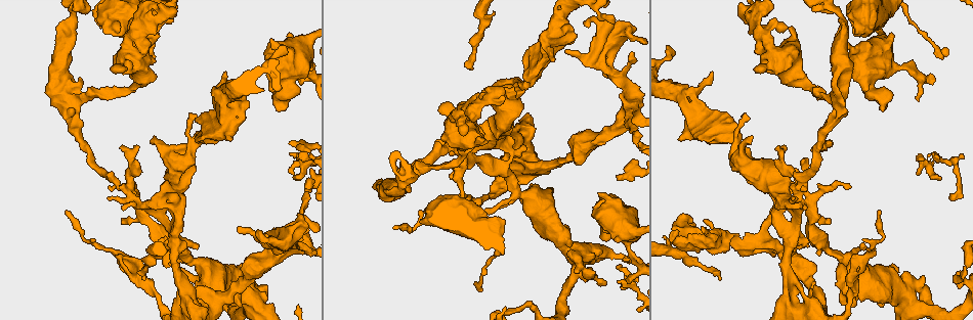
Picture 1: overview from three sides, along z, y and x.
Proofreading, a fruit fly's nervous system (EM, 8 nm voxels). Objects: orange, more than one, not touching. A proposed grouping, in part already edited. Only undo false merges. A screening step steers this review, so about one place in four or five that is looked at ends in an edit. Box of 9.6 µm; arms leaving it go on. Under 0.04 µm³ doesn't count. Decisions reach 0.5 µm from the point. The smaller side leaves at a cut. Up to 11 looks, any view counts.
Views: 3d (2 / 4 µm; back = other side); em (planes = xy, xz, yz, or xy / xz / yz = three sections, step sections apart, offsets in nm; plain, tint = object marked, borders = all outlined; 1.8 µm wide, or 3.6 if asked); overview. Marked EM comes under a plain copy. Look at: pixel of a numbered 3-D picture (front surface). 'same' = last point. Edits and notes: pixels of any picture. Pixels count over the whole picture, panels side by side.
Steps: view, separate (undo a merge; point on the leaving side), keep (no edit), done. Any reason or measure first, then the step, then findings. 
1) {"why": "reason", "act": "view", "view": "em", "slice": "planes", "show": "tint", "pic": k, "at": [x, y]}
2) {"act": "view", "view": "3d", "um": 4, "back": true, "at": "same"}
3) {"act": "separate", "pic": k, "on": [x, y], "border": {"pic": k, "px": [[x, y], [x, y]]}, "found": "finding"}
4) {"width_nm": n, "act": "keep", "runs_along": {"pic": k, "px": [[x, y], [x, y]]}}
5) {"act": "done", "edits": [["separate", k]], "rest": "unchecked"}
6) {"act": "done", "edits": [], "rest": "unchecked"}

{"act": "view", "view": "3d", "um": 2, "pic": 1, "at": [630, 109]}

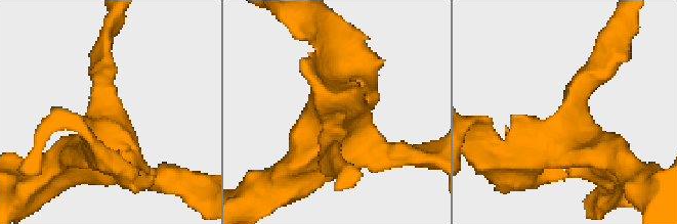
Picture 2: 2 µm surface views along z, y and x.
{"why": "now the EM", "act": "view", "view": "em", "slice": "yz", "step": 8, "show": "tint", "pic": 2, "at": [569, 131]}

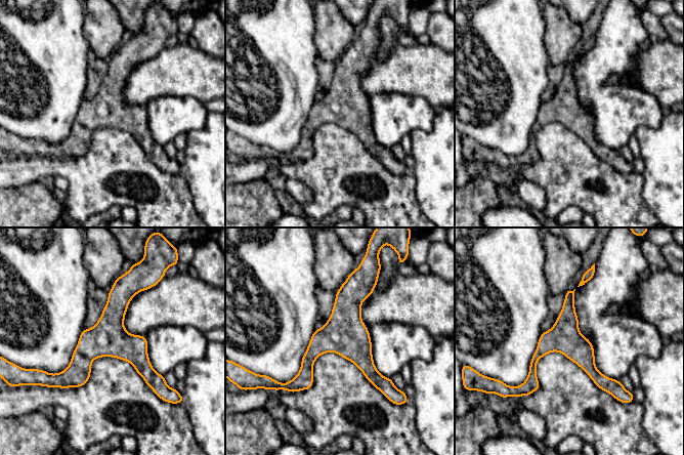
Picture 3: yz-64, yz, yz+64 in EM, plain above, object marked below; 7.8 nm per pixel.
{"act": "view", "view": "em", "slice": "planes", "show": "tint", "at": "same"}

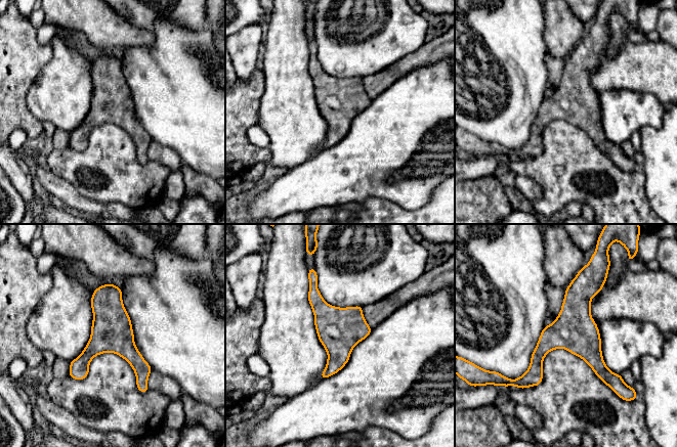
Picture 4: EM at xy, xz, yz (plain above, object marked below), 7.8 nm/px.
{"width_nm": 320, "act": "keep", "runs_along": {"pic": 4, "px": [[581, 278], [529, 384]]}, "found": "continuous, no second cell"}

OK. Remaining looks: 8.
{"why": "sudden change in width", "act": "view", "view": "3d", "um": 4, "pic": 1, "at": [534, 201]}

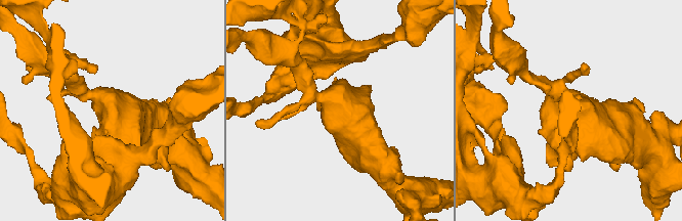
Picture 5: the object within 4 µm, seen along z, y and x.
{"why": "shape alone is not enough", "act": "view", "view": "em", "um": 3.6, "slice": "planes", "show": "tint", "pic": 5, "at": [339, 106]}

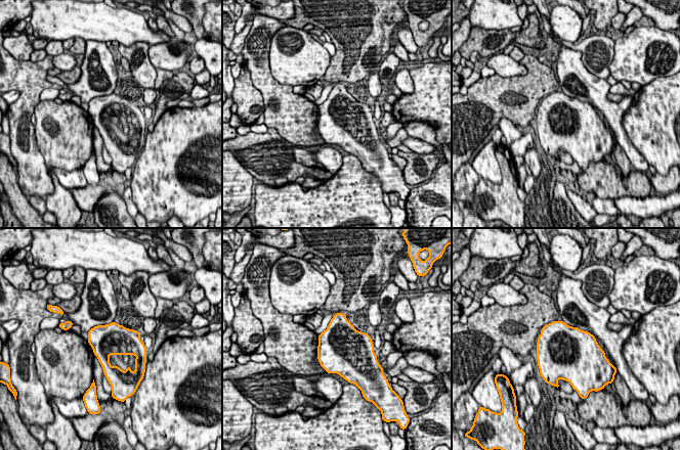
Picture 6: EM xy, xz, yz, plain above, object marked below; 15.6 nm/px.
{"width_nm": 500, "act": "keep", "found": "all the same cell"}

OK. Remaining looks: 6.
{"why": "sharp bend", "act": "view", "view": "3d", "um": 4, "pic": 1, "at": [801, 311]}

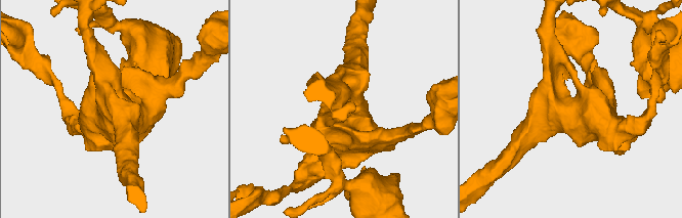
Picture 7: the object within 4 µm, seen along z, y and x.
{"act": "view", "view": "em", "um": 3.6, "slice": "planes", "show": "tint", "pic": 7, "at": [570, 109]}

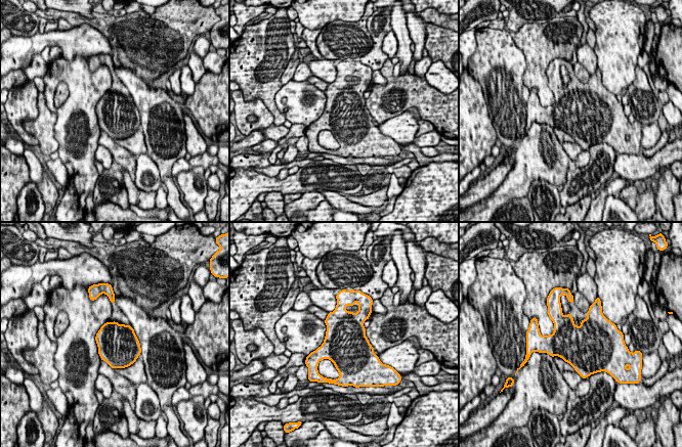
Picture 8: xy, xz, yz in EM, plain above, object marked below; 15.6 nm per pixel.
{"width_nm": 650, "act": "keep", "found": "all the same cell"}

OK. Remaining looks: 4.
{"why": "abrupt turn", "act": "view", "view": "em", "um": 3.6, "slice": "planes", "show": "borders", "pic": 1, "at": [867, 78]}

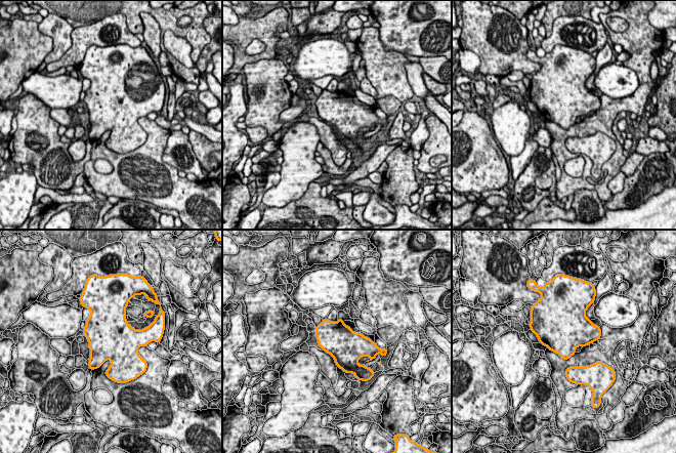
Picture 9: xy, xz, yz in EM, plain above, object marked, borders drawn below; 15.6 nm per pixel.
{"act": "keep", "found": "one cell here"}

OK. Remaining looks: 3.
{"why": "sharp bend", "act": "view", "view": "em", "slice": "xz", "step": 8, "show": "tint", "pic": 1, "at": [77, 102]}

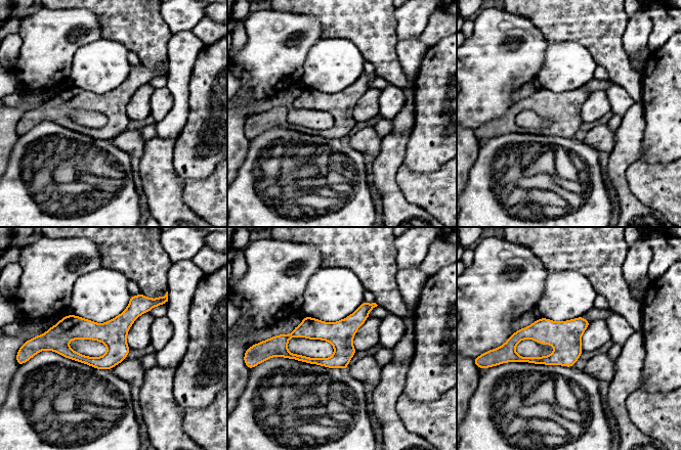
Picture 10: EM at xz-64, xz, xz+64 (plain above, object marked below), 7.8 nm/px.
{"why": "another direction", "act": "view", "view": "em", "slice": "planes", "show": "tint", "at": "same"}

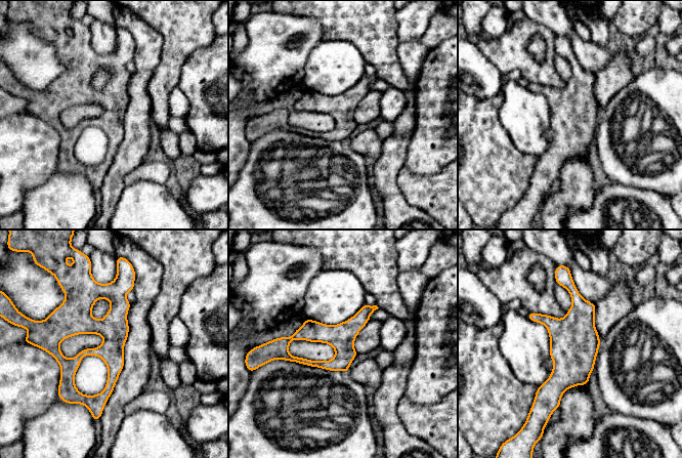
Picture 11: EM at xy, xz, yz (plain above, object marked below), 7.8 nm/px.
{"act": "keep", "runs_along": {"pic": 11, "px": [[119, 283], [113, 377], [98, 404]]}, "found": "continuous, no second cell"}

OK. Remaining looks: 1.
{"act": "done", "edits": [], "rest": "unchecked"}

